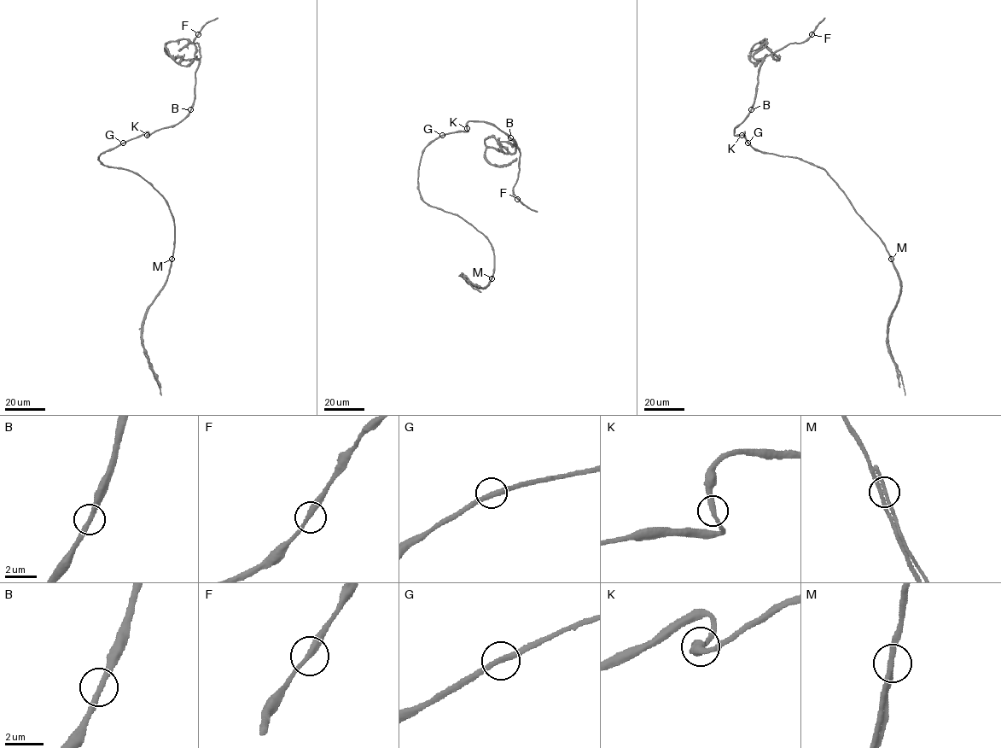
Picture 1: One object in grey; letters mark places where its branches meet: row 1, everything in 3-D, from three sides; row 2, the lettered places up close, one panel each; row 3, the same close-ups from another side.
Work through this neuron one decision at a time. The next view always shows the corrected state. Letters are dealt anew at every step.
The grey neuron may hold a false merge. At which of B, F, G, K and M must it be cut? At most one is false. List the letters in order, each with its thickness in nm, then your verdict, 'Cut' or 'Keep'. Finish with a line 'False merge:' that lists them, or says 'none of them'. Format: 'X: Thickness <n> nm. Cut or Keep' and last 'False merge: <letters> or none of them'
B: Thickness 280 nm. Keep
F: Thickness 300 nm. Keep
G: Thickness 300 nm. Keep
K: Thickness 300 nm. Keep
M: Thickness 300 nm. Cut
False merge: M

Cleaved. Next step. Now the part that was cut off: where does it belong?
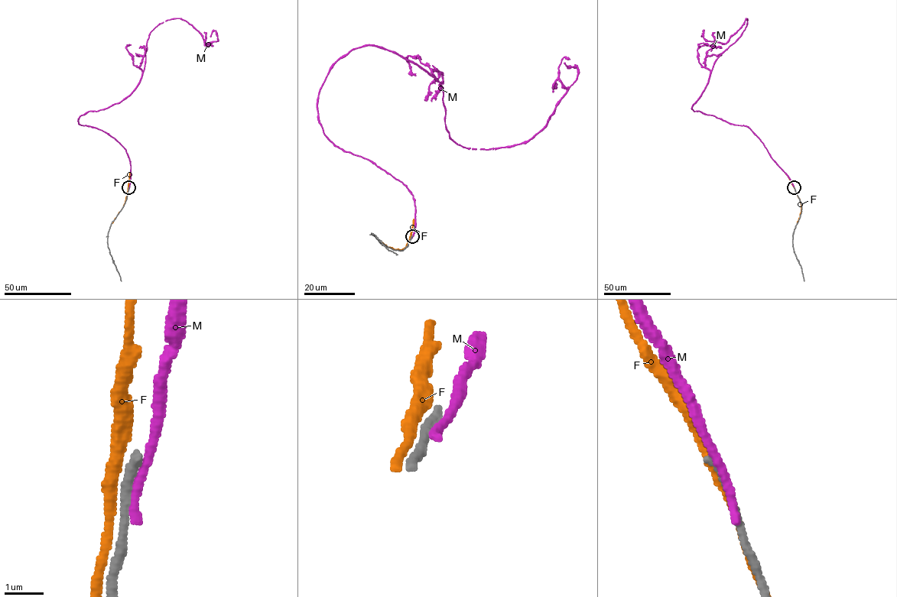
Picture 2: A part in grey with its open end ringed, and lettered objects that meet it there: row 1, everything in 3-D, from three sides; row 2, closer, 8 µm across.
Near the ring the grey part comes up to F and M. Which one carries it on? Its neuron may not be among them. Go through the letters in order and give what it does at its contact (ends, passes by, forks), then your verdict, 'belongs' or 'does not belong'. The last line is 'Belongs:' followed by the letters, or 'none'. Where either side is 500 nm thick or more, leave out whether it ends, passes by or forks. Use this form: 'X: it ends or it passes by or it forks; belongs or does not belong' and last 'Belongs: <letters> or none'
F: it passes by; does not belong
M: it ends; does not belong
Belongs: none

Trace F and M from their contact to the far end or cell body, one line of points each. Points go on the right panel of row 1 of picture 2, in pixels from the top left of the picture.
F: (794, 189), (801, 206), (797, 223)
M: (794, 188), (749, 128), (691, 108), (716, 60), (747, 19), (726, 43), (707, 40), (703, 30), (700, 37)

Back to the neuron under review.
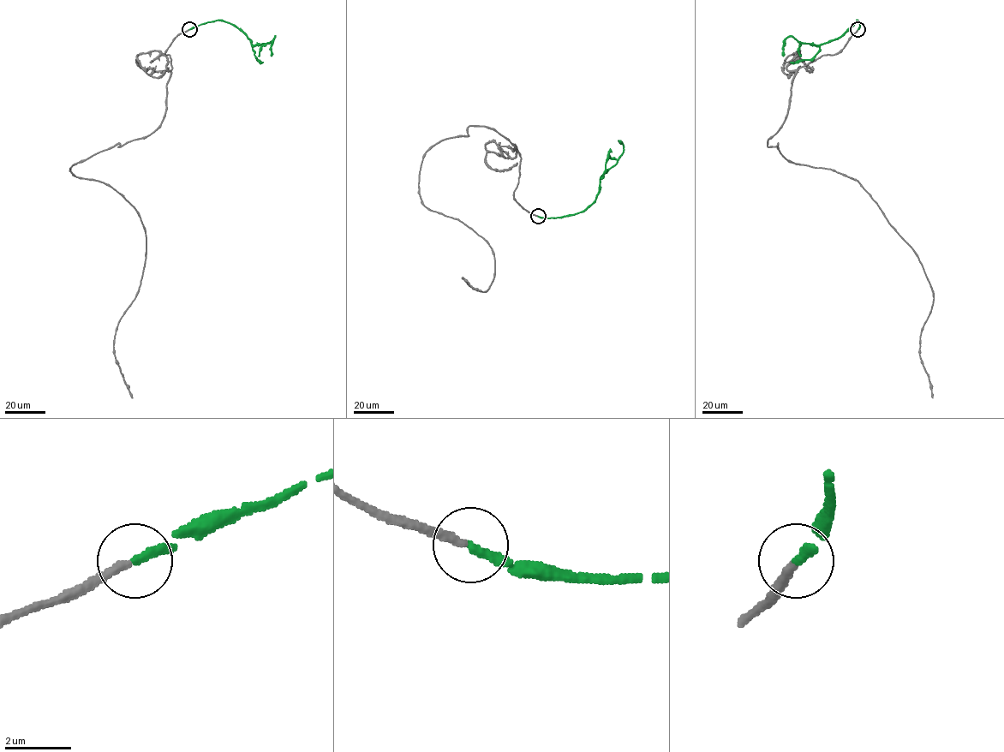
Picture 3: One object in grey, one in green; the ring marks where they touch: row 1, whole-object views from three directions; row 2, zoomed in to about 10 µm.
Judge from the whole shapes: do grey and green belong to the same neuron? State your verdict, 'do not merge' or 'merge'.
merge

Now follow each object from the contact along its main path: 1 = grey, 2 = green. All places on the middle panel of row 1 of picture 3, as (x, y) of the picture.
1: (538, 216), (493, 129), (425, 153), (422, 204), (493, 253), (485, 292), (462, 278), (481, 290)
2: (538, 216), (563, 217), (582, 211), (595, 199), (600, 178), (617, 163), (624, 150), (620, 141)

